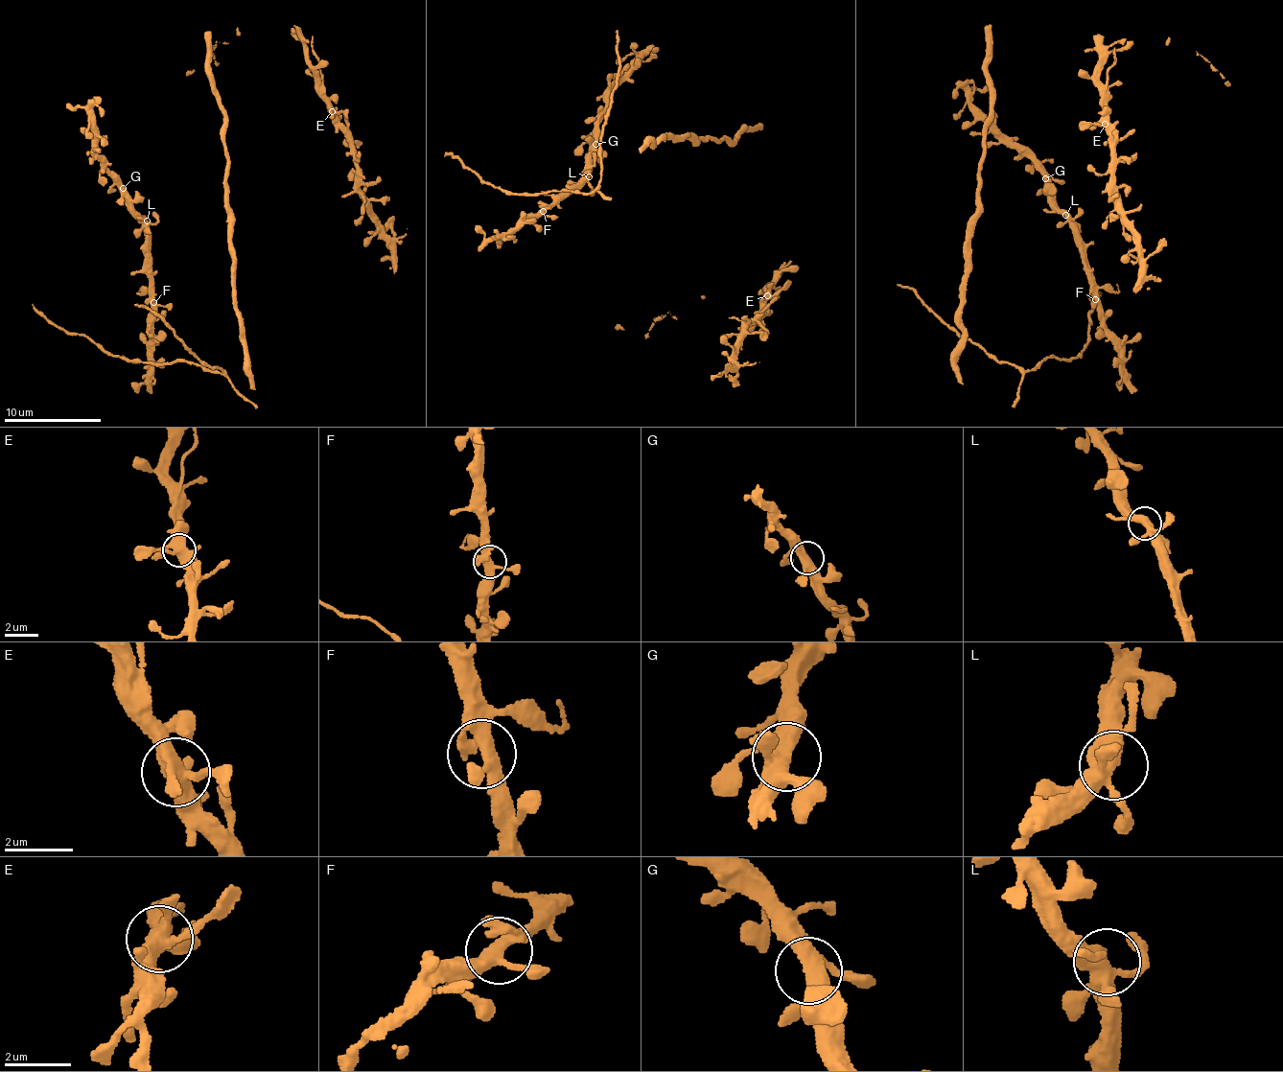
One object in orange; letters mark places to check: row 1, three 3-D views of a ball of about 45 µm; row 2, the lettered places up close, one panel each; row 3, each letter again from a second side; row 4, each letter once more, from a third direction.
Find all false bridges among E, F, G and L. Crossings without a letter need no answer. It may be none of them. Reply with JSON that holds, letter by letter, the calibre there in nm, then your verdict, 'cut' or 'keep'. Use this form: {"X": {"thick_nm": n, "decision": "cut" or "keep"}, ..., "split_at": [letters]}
{"E": {"thick_nm": 440, "decision": "keep"}, "F": {"thick_nm": 360, "decision": "keep"}, "G": {"thick_nm": 400, "decision": "keep"}, "L": {"thick_nm": 420, "decision": "keep"}, "split_at": []}

